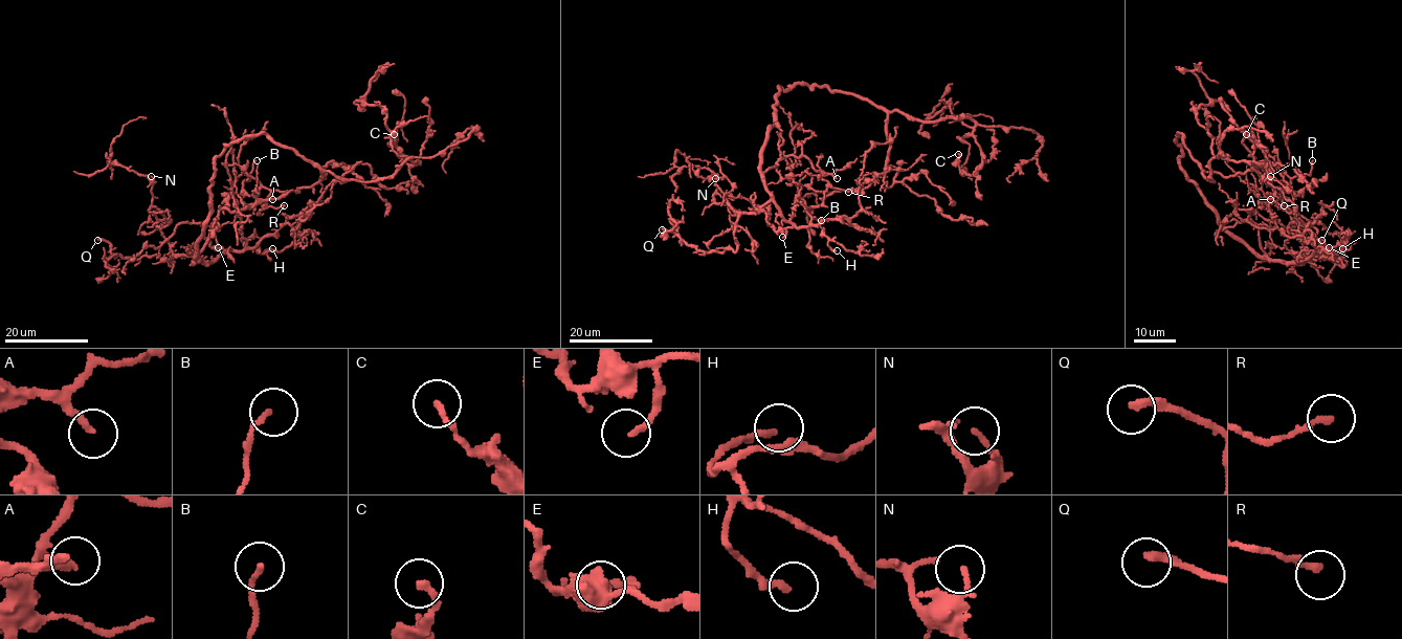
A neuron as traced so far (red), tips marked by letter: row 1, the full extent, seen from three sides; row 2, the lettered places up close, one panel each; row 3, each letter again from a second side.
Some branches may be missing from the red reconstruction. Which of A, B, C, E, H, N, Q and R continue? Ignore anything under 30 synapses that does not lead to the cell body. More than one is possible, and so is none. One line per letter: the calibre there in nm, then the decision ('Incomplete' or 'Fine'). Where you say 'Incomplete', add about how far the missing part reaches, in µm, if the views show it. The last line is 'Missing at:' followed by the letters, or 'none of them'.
A: Thickness 260 nm. Incomplete. Missing length about 50 µm
B: Thickness 160 nm. Fine
C: Thickness 190 nm. Fine
E: Thickness 180 nm. Fine
H: Thickness 190 nm. Fine
N: Thickness 150 nm. Fine
Q: Thickness 240 nm. Incomplete. Missing length about 30 µm
R: Thickness 200 nm. Fine
Missing at: A, Q

